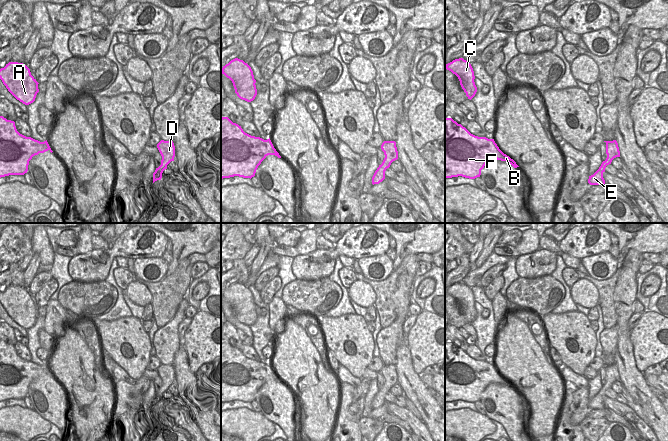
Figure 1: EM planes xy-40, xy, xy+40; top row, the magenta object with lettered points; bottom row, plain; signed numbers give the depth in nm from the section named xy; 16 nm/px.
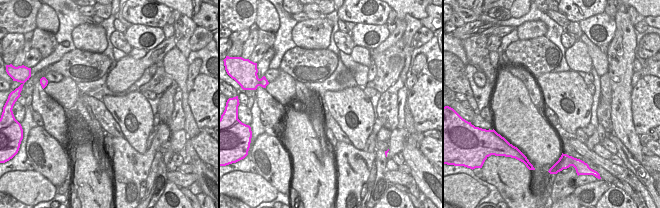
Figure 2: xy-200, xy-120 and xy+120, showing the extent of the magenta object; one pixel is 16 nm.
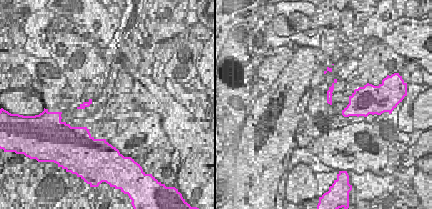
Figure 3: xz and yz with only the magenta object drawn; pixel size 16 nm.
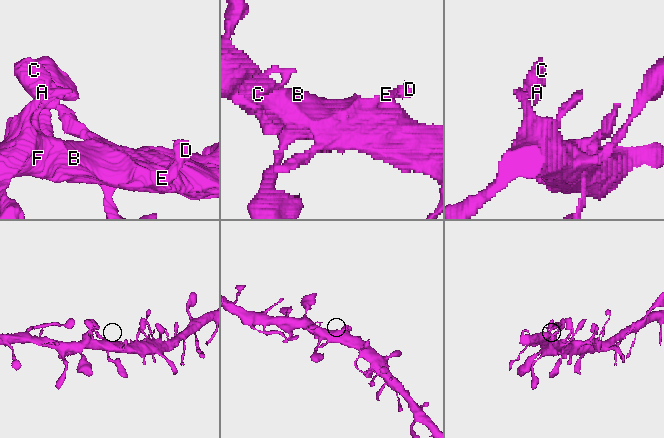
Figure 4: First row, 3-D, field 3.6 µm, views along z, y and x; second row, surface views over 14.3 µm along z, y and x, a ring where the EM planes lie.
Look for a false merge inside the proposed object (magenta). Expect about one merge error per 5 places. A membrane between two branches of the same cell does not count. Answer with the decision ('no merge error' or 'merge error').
no merge error

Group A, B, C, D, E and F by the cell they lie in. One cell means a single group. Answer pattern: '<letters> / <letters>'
A B C D E F

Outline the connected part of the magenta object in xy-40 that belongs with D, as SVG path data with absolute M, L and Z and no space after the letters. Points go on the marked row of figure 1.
M161 140L157 144L157 148L162 156L162 160L161 165L156 168L155 172L153 173L153 183L157 180L161 180L163 171L167 169L167 165L171 161L174 161L175 157L175 146L173 141Z

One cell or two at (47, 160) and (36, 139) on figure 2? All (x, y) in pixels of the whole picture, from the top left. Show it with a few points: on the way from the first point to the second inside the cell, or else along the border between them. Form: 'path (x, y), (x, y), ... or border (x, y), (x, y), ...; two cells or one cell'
path (47, 155), (40, 144); one cell

